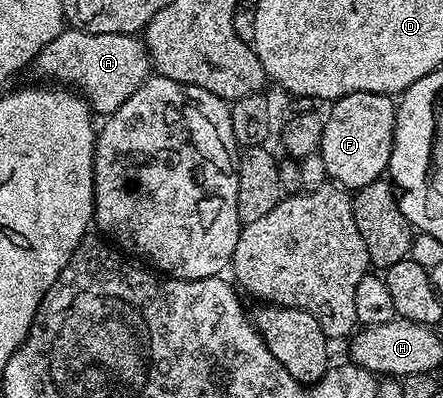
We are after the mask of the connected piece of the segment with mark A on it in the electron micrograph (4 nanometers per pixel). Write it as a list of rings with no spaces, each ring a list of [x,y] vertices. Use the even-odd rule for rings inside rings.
[[[66,27],[42,48],[36,65],[50,77],[75,81],[80,88],[86,89],[84,97],[93,112],[109,115],[147,80],[146,68],[149,70],[152,62],[145,44],[137,36],[129,33],[87,33],[84,29]]]

